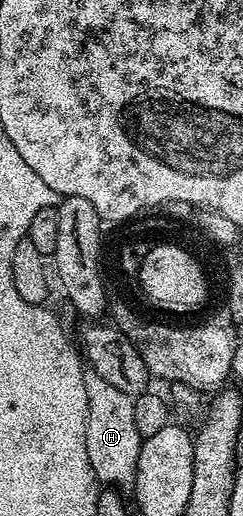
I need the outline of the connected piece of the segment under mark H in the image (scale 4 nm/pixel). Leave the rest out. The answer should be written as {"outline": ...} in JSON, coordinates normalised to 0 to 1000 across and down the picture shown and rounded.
{"outline":[[[346,719],[358,808],[350,810],[350,880],[366,880],[366,903],[412,940],[477,950],[535,948],[556,936],[564,888],[580,880],[588,847],[564,841],[547,812],[551,773],[514,756],[449,748],[416,725]]]}

